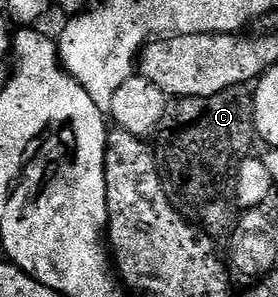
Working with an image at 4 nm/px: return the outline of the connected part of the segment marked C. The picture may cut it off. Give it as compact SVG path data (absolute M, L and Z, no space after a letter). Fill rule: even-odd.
M238 87L235 89L228 89L219 95L207 95L206 97L179 97L170 100L165 106L165 114L161 120L161 126L157 129L155 134L155 156L157 158L157 170L161 176L163 183L163 191L167 195L167 199L175 207L175 211L179 211L188 220L193 222L199 229L205 230L207 236L214 239L228 238L229 234L233 232L233 226L237 223L239 216L239 206L237 204L237 172L246 157L250 156L249 149L255 142L255 126L253 123L253 93L248 88Z

